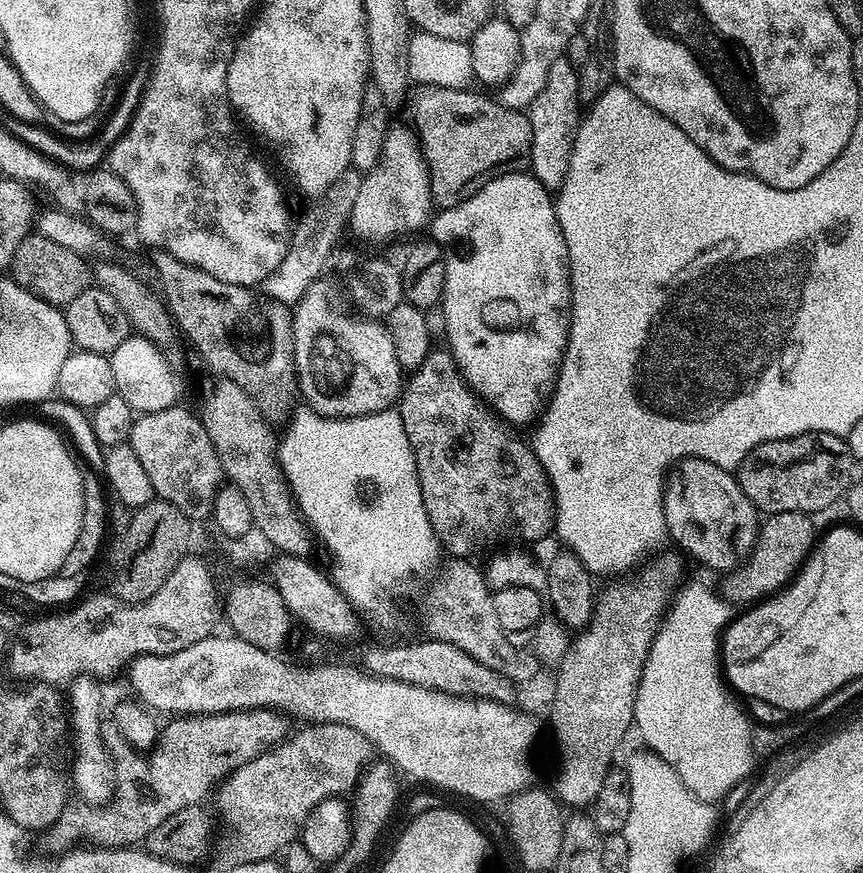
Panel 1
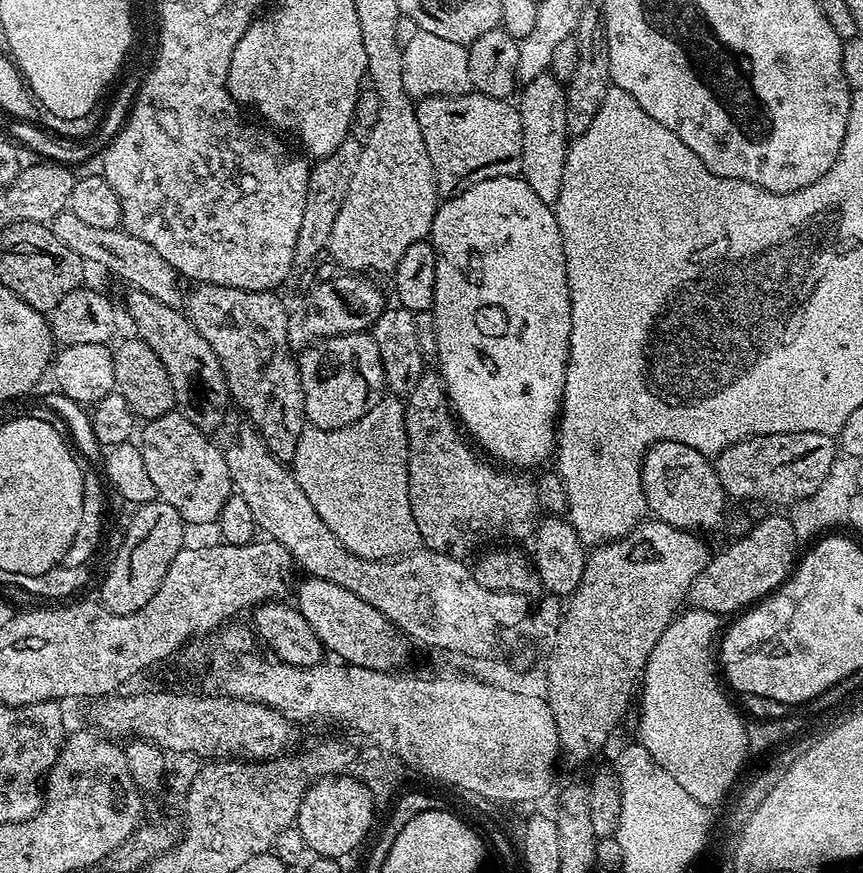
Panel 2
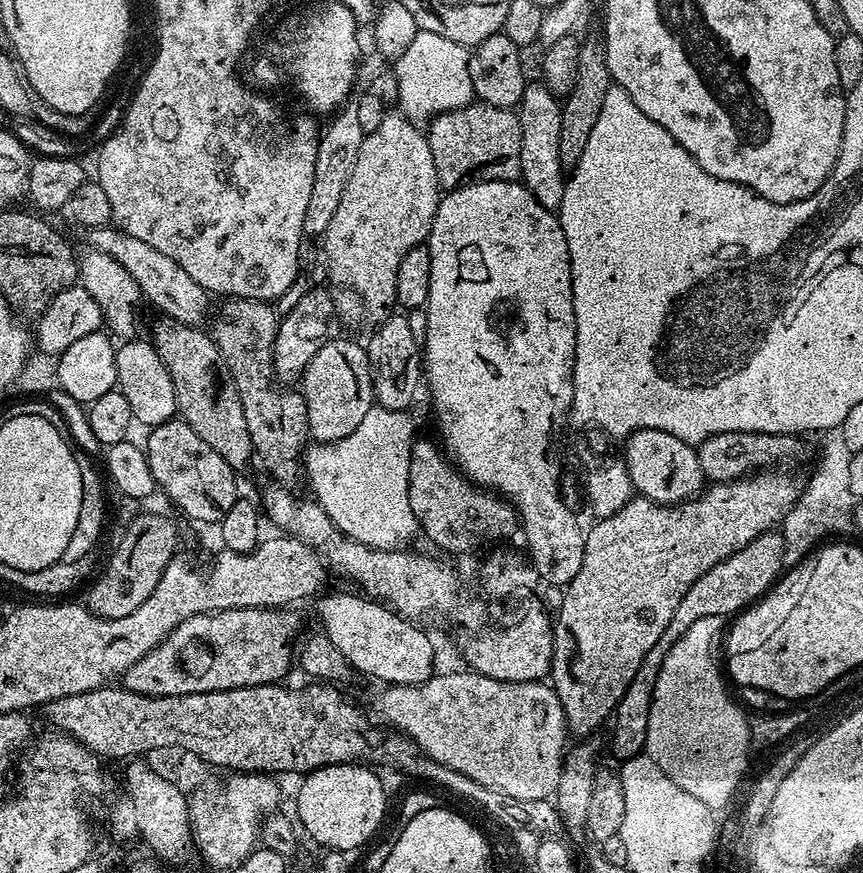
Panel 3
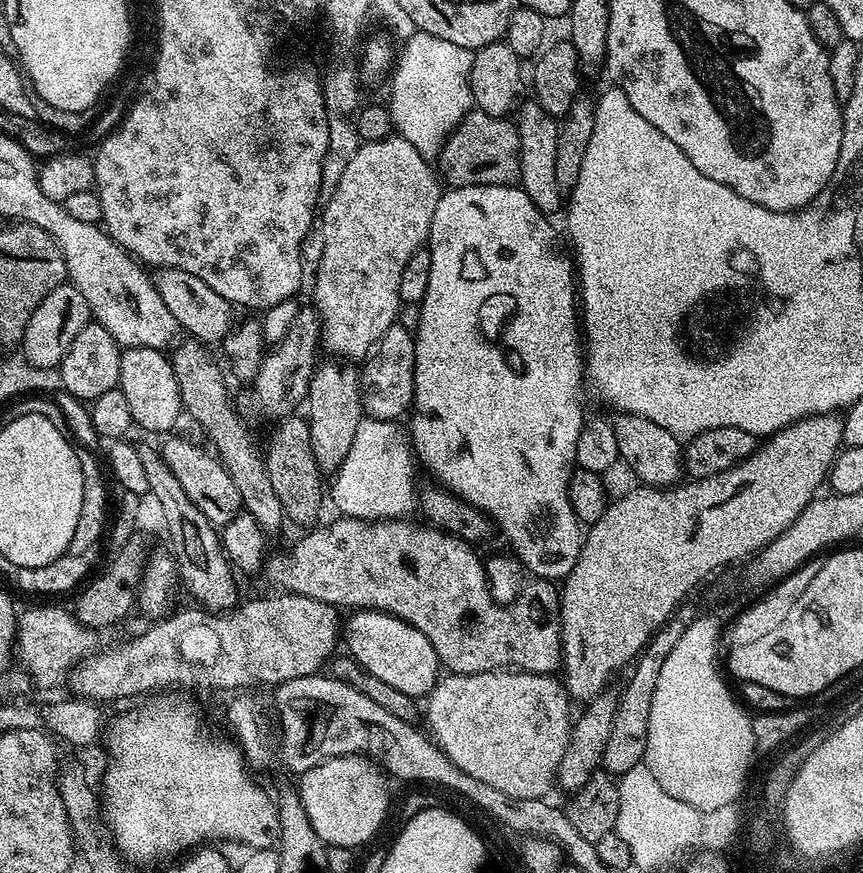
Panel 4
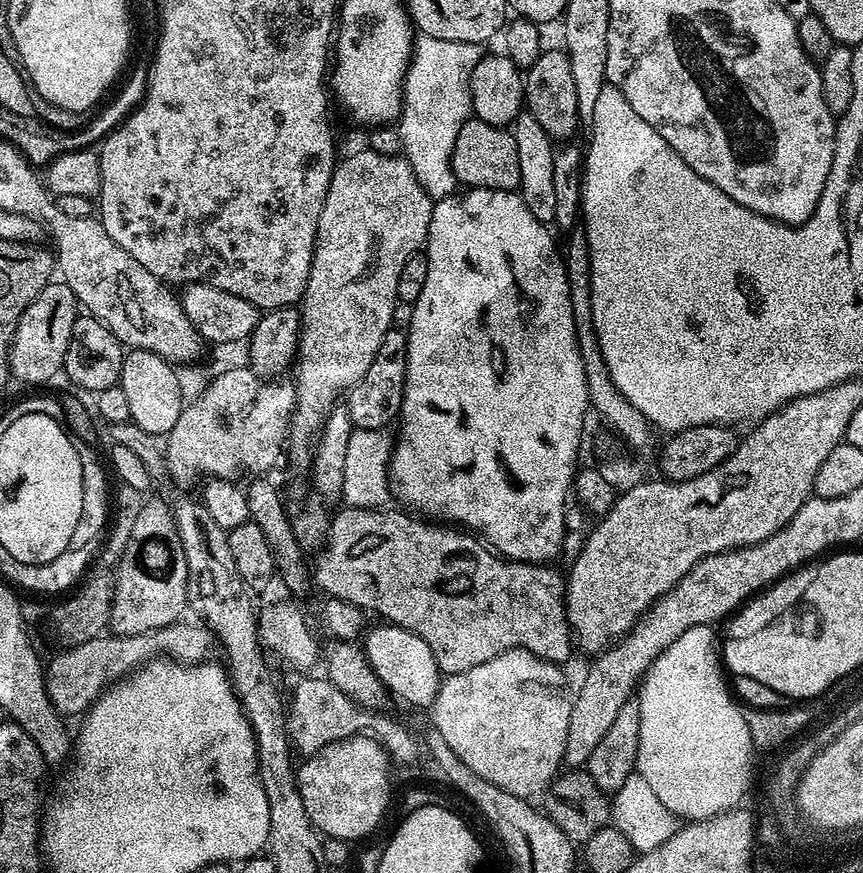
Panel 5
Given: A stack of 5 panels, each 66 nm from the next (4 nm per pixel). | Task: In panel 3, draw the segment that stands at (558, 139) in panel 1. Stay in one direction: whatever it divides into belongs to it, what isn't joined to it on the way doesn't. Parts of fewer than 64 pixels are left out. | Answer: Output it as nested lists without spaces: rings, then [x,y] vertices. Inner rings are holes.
[[[542,82],[525,83],[518,105],[522,126],[522,183],[551,212],[559,209],[566,183],[566,169],[562,166],[562,158],[558,158],[558,137],[562,131],[560,105],[561,101]]]

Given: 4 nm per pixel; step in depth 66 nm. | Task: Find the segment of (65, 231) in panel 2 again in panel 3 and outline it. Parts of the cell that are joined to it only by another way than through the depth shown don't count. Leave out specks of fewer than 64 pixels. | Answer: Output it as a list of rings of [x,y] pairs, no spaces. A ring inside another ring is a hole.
[[[115,226],[87,229],[86,236],[92,243],[89,245],[95,251],[110,254],[110,258],[114,258],[114,262],[118,262],[118,266],[122,266],[126,274],[134,278],[134,282],[138,282],[141,297],[147,303],[149,300],[157,308],[157,313],[174,318],[183,324],[197,326],[203,325],[204,319],[205,321],[209,319],[209,293],[205,292],[202,286],[198,286],[198,282],[194,282],[194,278],[190,278],[190,274],[186,274],[186,270],[182,270],[178,262],[166,258],[166,254],[159,253],[158,250],[154,250],[154,246],[149,246],[146,242],[141,242],[138,238],[130,238],[130,234],[120,231]]]

